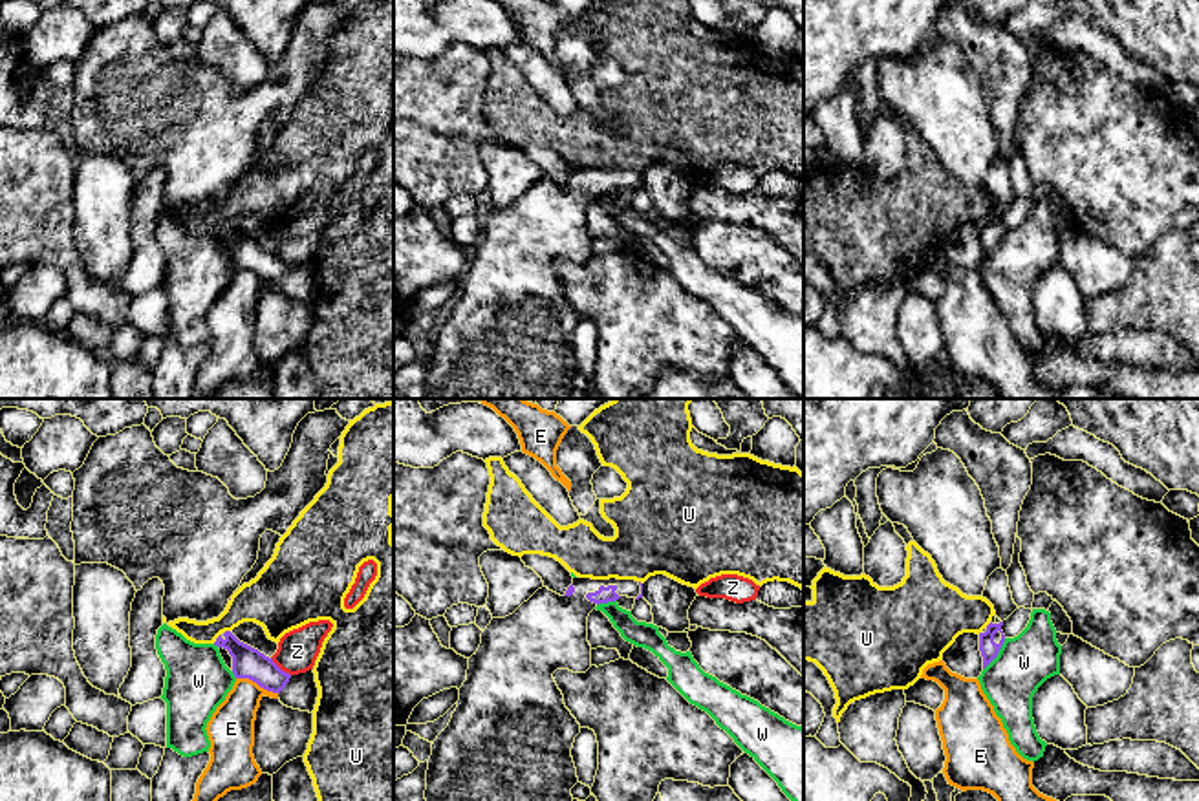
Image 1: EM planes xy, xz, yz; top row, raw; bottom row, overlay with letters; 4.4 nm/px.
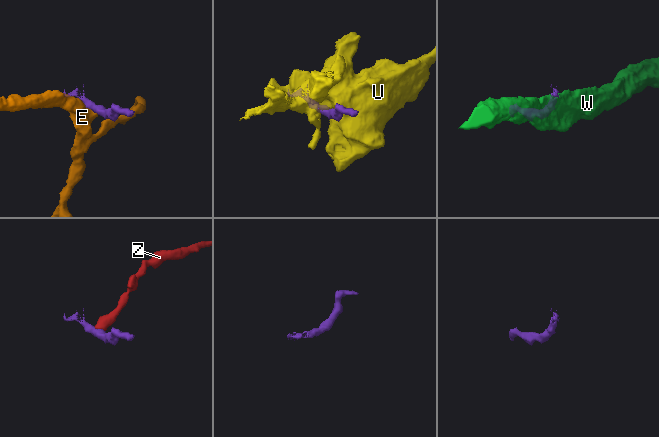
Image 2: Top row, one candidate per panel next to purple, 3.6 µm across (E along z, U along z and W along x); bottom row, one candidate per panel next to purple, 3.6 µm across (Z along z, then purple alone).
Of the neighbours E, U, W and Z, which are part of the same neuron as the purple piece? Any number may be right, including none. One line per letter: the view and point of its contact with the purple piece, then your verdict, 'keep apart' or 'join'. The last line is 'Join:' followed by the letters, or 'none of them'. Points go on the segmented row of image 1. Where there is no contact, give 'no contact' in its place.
E: meets purple in xy at (257, 683); keep apart
U: meets purple in xy at (216, 639); keep apart
W: meets purple in yz at (996, 655); keep apart
Z: meets purple in xy at (279, 668); keep apart
Join: none of them

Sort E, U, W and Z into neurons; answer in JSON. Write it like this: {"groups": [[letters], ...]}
{"groups": [["E"], ["U"], ["W"], ["Z"]]}

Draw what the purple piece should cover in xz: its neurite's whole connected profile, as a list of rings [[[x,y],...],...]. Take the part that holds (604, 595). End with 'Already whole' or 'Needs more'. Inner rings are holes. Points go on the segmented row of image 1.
[[[577,576],[564,596],[542,587],[513,614],[491,620],[469,658],[458,708],[432,744],[427,801],[573,801],[578,777],[571,748],[580,724],[566,708],[553,673],[591,668],[588,616],[599,603],[621,596],[643,598],[643,583]]]. Needs more

